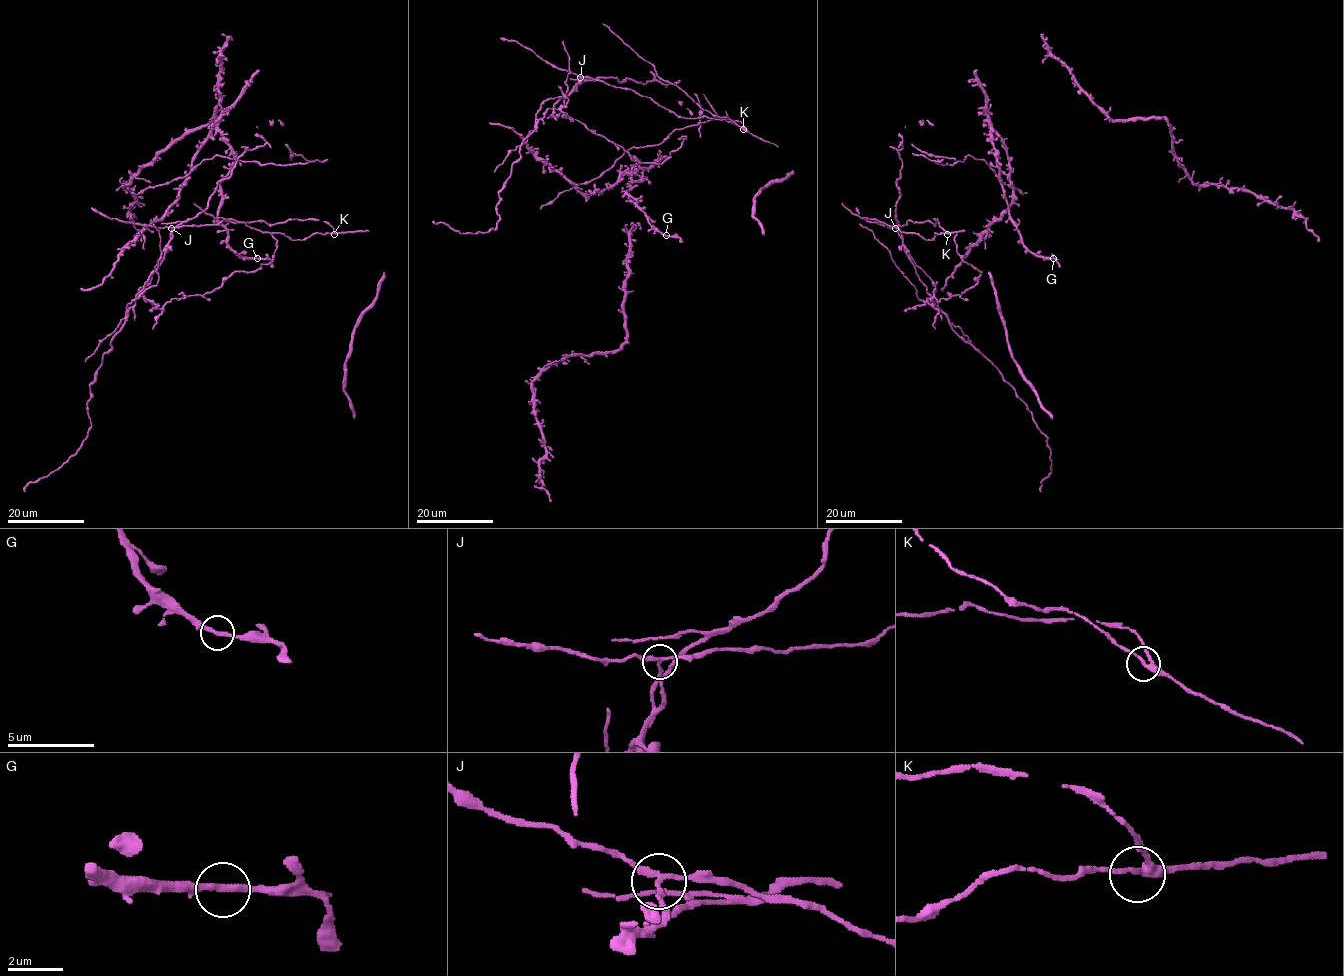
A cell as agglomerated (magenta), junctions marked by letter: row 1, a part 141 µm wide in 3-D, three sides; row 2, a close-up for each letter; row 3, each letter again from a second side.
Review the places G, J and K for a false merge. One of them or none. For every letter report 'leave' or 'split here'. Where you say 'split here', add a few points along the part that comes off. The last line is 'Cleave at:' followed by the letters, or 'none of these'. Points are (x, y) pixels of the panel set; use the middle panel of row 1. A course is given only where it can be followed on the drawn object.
G: leave
J: split here | (581, 77), (522, 142), (520, 157), (498, 193), (496, 212), (500, 218), (494, 229), (461, 233), (434, 222)
K: leave
Cleave at: J

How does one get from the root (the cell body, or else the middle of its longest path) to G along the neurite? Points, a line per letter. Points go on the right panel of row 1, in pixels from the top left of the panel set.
G: (947, 164), (971, 155), (998, 176), (1007, 174), (1006, 146), (992, 129), (1009, 218), (1029, 251), (1053, 258)

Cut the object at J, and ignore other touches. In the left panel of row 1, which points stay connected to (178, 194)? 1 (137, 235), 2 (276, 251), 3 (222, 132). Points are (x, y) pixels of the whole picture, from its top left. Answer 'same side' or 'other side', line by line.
1: same side
2: other side
3: same side

